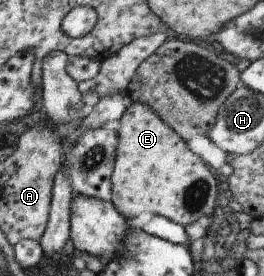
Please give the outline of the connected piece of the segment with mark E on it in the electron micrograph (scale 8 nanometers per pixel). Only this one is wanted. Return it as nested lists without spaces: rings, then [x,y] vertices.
[[[134,102],[120,121],[122,139],[113,176],[115,206],[130,220],[140,215],[164,215],[176,223],[207,223],[214,213],[218,185],[212,166],[190,150],[186,138],[166,123],[150,105]]]

